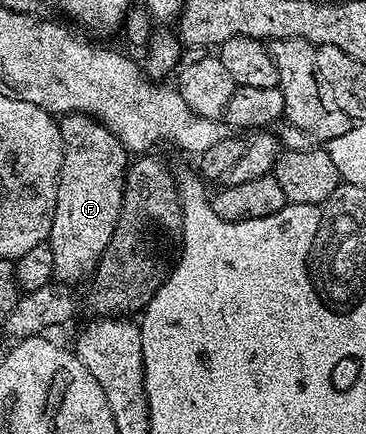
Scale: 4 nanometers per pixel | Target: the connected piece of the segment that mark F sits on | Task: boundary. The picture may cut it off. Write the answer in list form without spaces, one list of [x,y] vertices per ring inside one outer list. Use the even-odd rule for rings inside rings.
[[[63,115],[60,116],[59,126],[63,161],[57,182],[55,217],[51,221],[51,233],[47,242],[55,257],[54,280],[65,285],[74,285],[80,279],[88,280],[94,274],[101,254],[107,249],[115,233],[121,216],[121,202],[125,196],[125,172],[131,162],[131,155],[115,137],[115,133],[111,133],[111,129],[107,129],[92,115]]]

